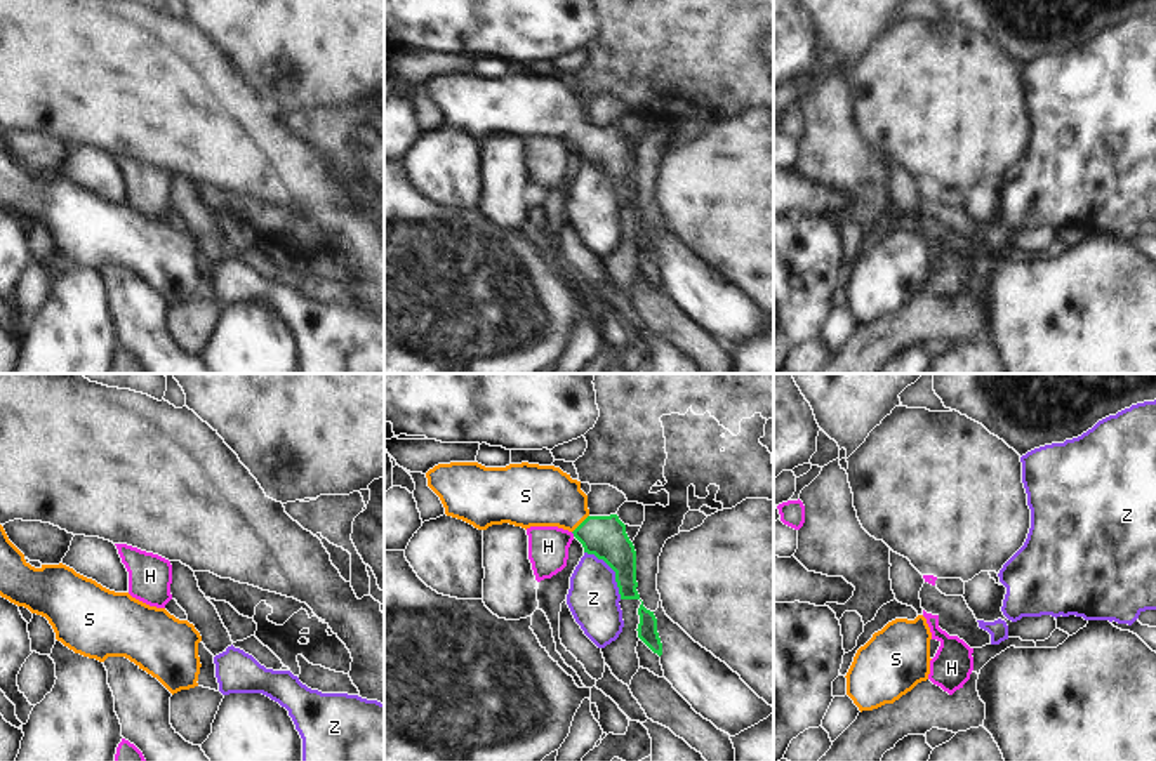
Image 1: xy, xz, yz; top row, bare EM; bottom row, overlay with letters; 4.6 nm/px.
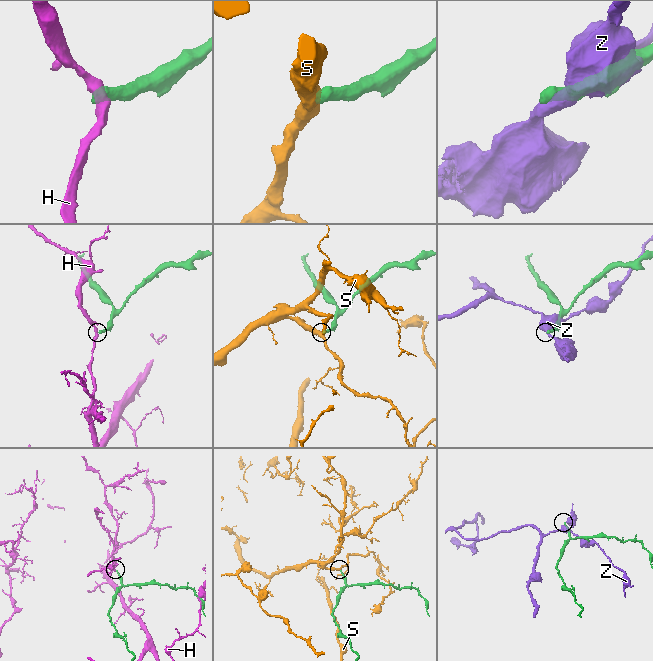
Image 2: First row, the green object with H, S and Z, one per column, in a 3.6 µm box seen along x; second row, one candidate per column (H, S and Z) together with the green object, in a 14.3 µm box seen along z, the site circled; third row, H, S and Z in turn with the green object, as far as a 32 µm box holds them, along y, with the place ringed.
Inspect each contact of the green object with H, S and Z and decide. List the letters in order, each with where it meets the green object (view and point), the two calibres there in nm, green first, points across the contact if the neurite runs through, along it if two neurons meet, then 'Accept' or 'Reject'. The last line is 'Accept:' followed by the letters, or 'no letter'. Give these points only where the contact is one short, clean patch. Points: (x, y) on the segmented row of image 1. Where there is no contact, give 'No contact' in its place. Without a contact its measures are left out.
H: Touches green at xz (572, 532). Thickness 200 nm (green) against 190 nm. Boundary: xz (571, 532), (574, 536). Reject
S: Touches green at xz (581, 523). Thickness 200 nm (green) against 280 nm. Path across: xz (605, 537), (581, 523), (558, 501), (536, 496). Accept
Z: Touches green at xz (612, 569). Thickness 200 nm (green) against 240 nm. Reject
Accept: S

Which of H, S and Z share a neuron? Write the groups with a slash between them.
H / S / Z

